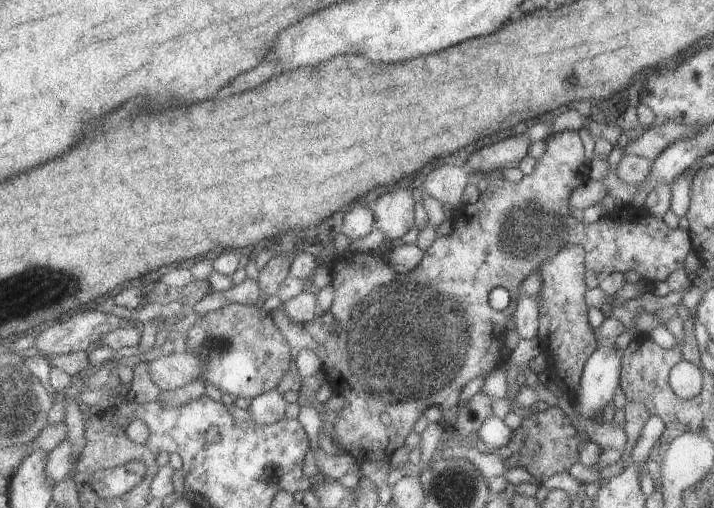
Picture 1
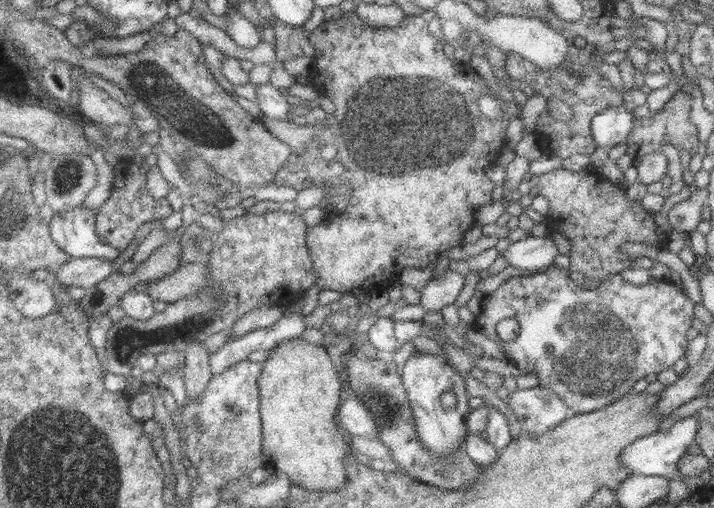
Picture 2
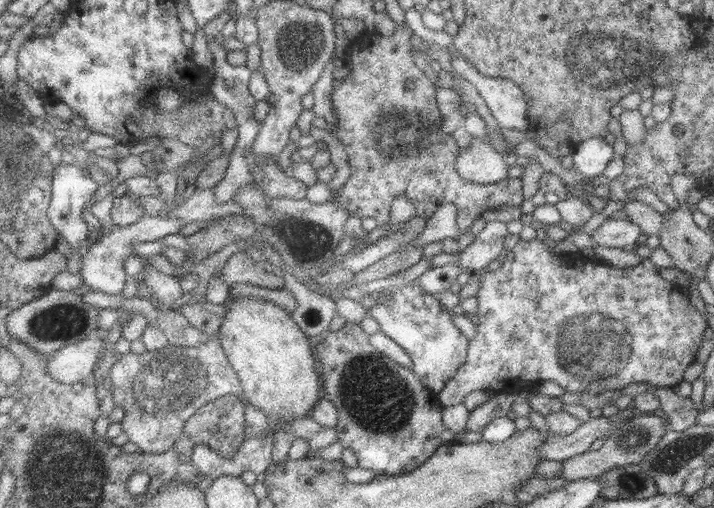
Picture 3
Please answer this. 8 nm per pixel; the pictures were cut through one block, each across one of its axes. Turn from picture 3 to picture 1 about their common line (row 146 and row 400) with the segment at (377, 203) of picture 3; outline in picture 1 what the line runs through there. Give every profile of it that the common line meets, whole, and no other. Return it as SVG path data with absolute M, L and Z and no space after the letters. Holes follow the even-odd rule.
M565 130L565 131L560 131L559 133L553 133L551 136L549 136L546 139L546 144L547 144L546 152L540 158L537 158L536 166L533 173L529 175L524 175L523 179L518 183L512 183L506 180L505 178L498 179L498 180L492 179L492 181L489 182L490 186L488 186L488 188L485 191L481 192L481 196L479 200L476 201L476 203L463 204L460 207L460 210L458 210L458 213L451 212L452 222L453 222L452 232L446 236L441 236L441 237L437 236L435 241L432 243L432 245L426 251L424 251L424 256L422 257L420 264L418 264L416 268L413 268L412 270L406 270L404 273L394 272L394 270L390 268L390 264L388 264L389 260L382 252L380 252L380 250L366 251L366 254L356 254L356 256L354 256L352 253L346 254L345 256L339 256L333 261L333 264L332 264L332 278L336 278L336 282L334 282L334 284L336 284L336 288L337 288L336 302L334 303L332 310L329 310L325 315L316 317L313 321L308 321L307 323L302 324L302 326L299 326L298 324L296 324L296 322L293 322L293 318L288 314L288 311L286 310L285 305L282 305L280 308L278 308L278 310L275 310L272 313L274 320L277 322L278 326L284 331L284 334L287 336L287 339L291 342L292 350L294 350L294 364L296 364L296 360L298 360L298 354L300 354L300 350L304 350L304 349L314 350L314 352L316 352L316 354L318 354L318 356L320 356L320 358L322 358L322 360L325 362L325 366L326 366L325 372L328 374L328 378L332 383L334 391L340 392L342 393L342 396L346 397L345 409L342 412L338 412L338 418L336 418L336 422L334 423L334 432L331 436L334 440L334 443L337 441L342 446L343 449L347 449L350 452L350 454L354 454L354 456L358 457L361 461L363 462L368 460L379 461L379 460L388 459L390 462L390 459L392 458L392 454L396 454L396 450L400 450L400 446L408 447L408 438L412 438L412 431L416 430L416 422L420 422L420 418L424 418L424 414L428 414L428 410L432 410L432 406L437 406L439 410L443 413L443 417L439 421L440 424L447 421L451 425L451 428L454 426L455 422L457 421L456 418L458 415L457 399L460 398L460 392L461 390L464 390L464 386L471 379L474 379L478 376L485 377L485 380L486 380L486 376L488 376L489 372L494 367L498 366L498 364L504 363L501 356L502 356L502 347L505 346L505 332L506 332L505 324L508 317L510 315L514 315L514 312L516 310L516 307L517 307L516 300L518 298L518 295L520 294L520 290L519 290L520 283L533 270L534 271L539 270L539 266L544 261L547 261L551 256L554 256L563 246L566 246L566 245L582 246L582 248L584 248L585 250L585 268L587 270L593 270L599 277L606 276L612 273L626 274L627 272L634 271L635 273L638 273L641 276L643 281L650 280L650 282L660 282L663 280L667 280L667 278L670 276L670 274L672 274L672 272L680 269L684 269L684 260L686 256L688 256L688 252L690 252L690 250L693 248L691 234L689 233L688 230L683 230L683 229L680 229L679 227L675 229L670 228L670 226L666 225L666 222L664 221L664 219L662 219L662 216L660 215L655 216L650 214L650 212L645 206L636 207L633 204L631 204L631 206L624 205L623 207L621 207L620 210L618 210L617 214L605 215L601 219L597 220L595 223L591 223L591 224L583 223L582 221L575 219L574 216L571 215L572 209L570 208L570 205L569 205L570 195L572 194L572 191L575 188L578 188L578 186L580 186L581 184L584 184L584 182L590 179L590 161L586 158L585 148L583 145L582 137L580 136L580 131ZM497 286L502 286L502 288L506 288L506 290L508 290L511 296L511 301L509 302L509 305L501 311L497 311L494 308L490 307L490 304L488 303L489 292L493 288L496 288Z

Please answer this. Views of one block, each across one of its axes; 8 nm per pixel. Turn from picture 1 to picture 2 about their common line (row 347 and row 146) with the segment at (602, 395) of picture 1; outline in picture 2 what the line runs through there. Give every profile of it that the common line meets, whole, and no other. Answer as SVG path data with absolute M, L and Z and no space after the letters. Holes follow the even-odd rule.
M623 105L603 109L591 120L595 146L609 151L617 144L623 144L630 135L635 118Z

